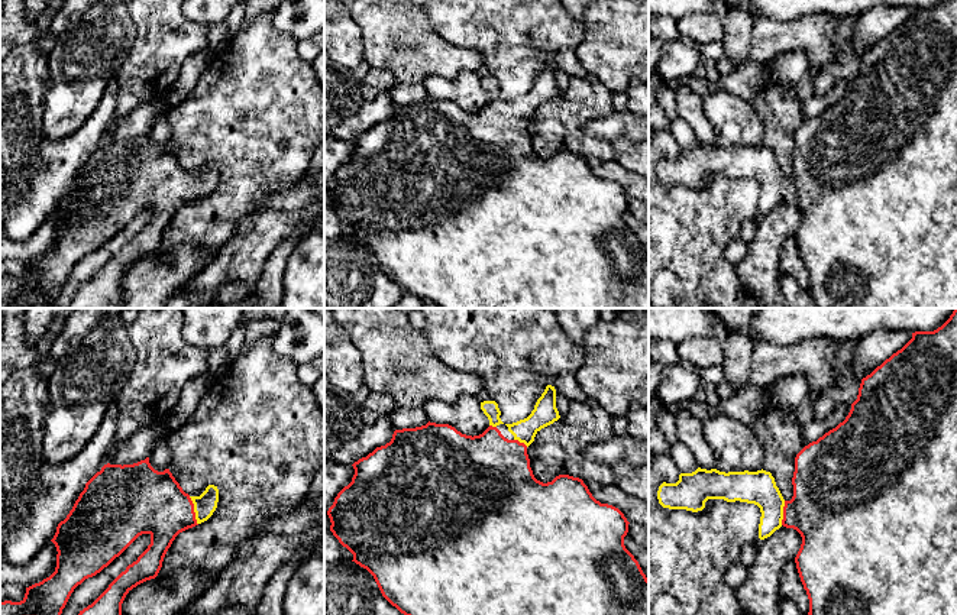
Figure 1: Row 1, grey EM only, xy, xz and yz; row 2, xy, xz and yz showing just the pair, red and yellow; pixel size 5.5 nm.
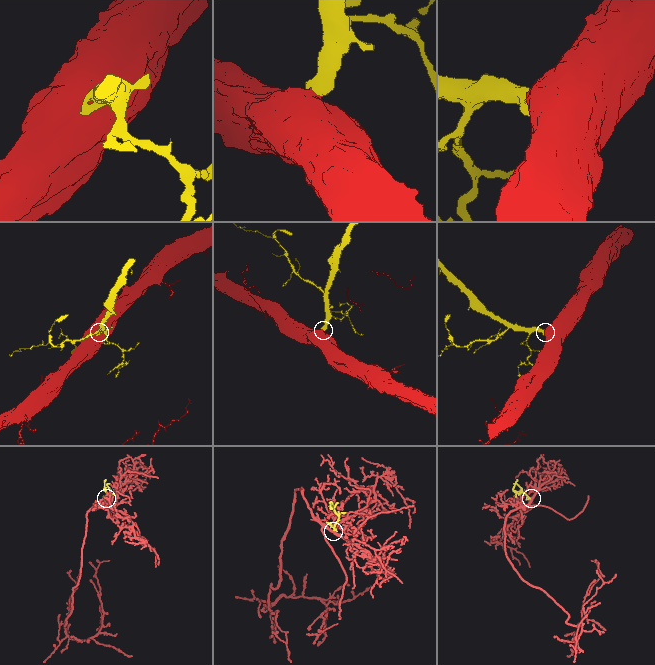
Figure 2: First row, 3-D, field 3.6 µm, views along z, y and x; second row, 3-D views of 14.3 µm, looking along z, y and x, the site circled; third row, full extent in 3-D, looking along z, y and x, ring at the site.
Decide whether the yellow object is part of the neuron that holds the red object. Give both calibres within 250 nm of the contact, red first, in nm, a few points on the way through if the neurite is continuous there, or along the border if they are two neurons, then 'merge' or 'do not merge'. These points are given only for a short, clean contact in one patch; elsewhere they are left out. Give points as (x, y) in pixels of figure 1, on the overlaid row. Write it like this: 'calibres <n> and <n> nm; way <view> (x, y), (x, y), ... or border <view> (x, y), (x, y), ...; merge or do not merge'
calibres 360 and 120 nm; way xy (152, 502), (167, 511), (193, 511), (204, 505); merge

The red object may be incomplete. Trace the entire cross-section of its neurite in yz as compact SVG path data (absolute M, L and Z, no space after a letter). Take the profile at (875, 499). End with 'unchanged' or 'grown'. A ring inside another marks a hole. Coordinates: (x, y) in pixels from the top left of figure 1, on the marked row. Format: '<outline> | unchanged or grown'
M957 308L953 311L950 318L934 331L915 331L912 333L912 339L896 353L893 353L889 359L886 359L880 366L877 366L870 375L861 379L857 399L851 404L851 410L846 420L840 423L835 428L825 433L817 441L805 446L795 457L795 472L792 478L793 485L793 496L791 501L785 501L779 488L776 486L775 478L770 472L757 470L757 472L720 472L717 469L701 469L698 467L692 473L680 473L679 480L676 483L663 482L657 491L659 504L663 508L669 509L686 509L692 512L702 511L705 508L705 502L708 499L724 499L727 502L747 502L754 504L760 508L762 517L759 524L759 538L764 540L770 537L776 530L782 525L786 528L796 530L802 537L801 548L795 557L796 569L806 590L809 599L809 612L808 615L957 615Z | grown

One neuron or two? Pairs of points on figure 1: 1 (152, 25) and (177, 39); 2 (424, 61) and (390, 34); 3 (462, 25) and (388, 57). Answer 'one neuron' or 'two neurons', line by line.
1: one neuron
2: one neuron
3: two neurons

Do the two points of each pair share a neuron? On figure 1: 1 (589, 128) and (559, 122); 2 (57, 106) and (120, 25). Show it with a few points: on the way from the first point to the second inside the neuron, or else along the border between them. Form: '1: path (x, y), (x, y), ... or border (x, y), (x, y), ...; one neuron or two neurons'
1: border (614, 110), (605, 116), (589, 119), (581, 130); two neurons
2: path (77, 86), (81, 81), (81, 64), (100, 45); one neuron

